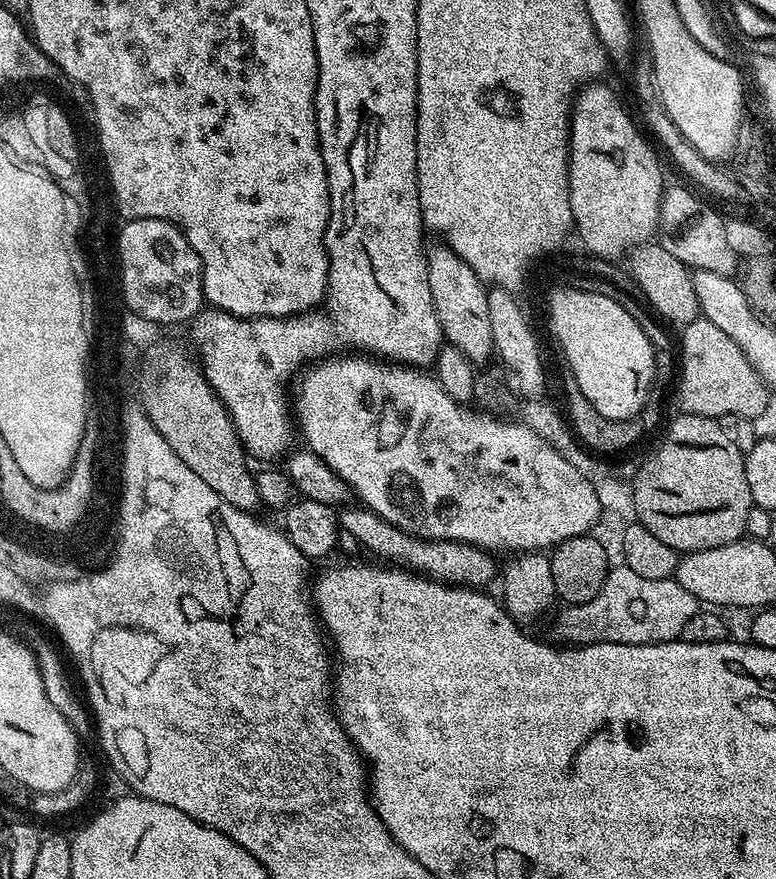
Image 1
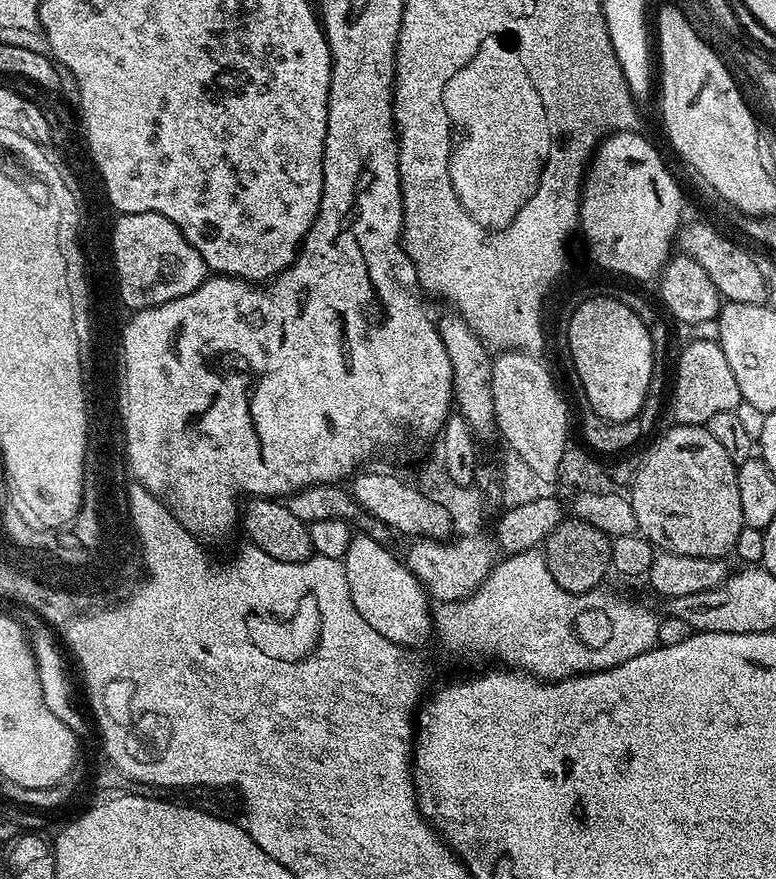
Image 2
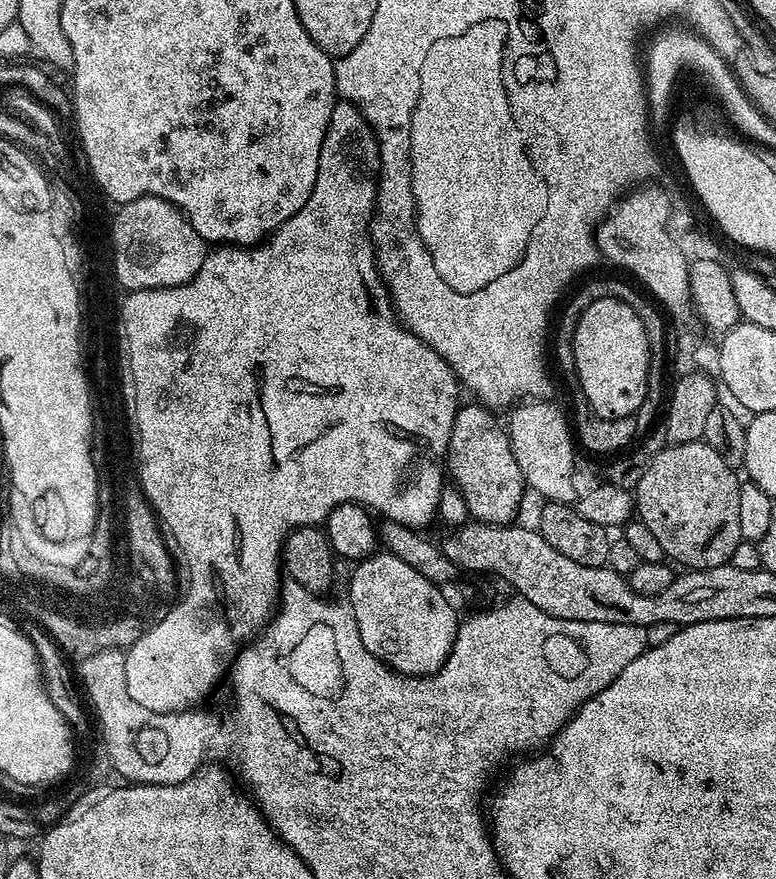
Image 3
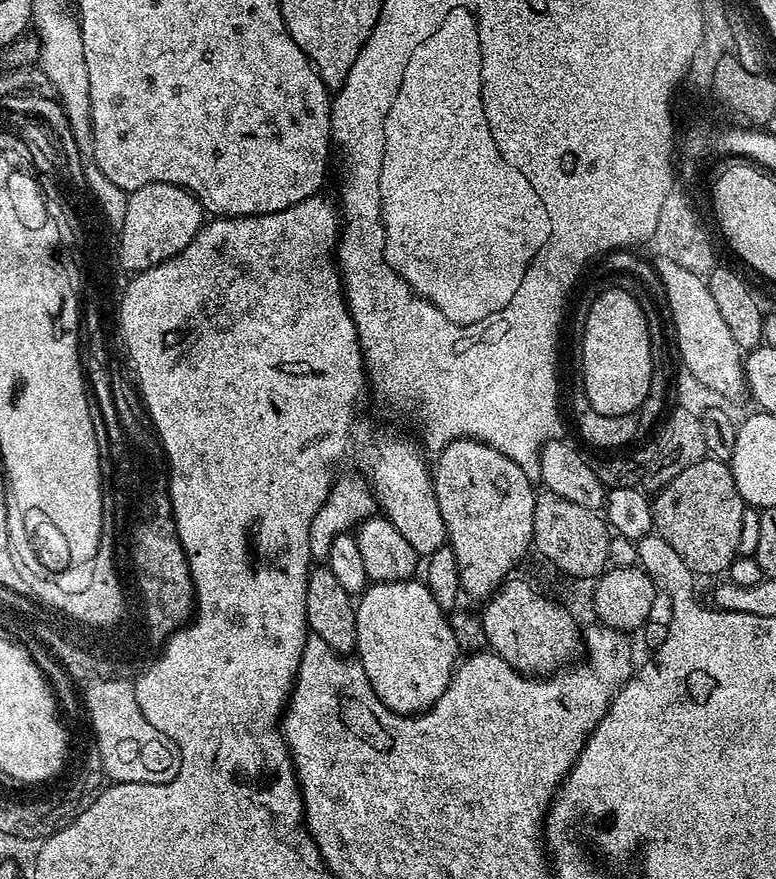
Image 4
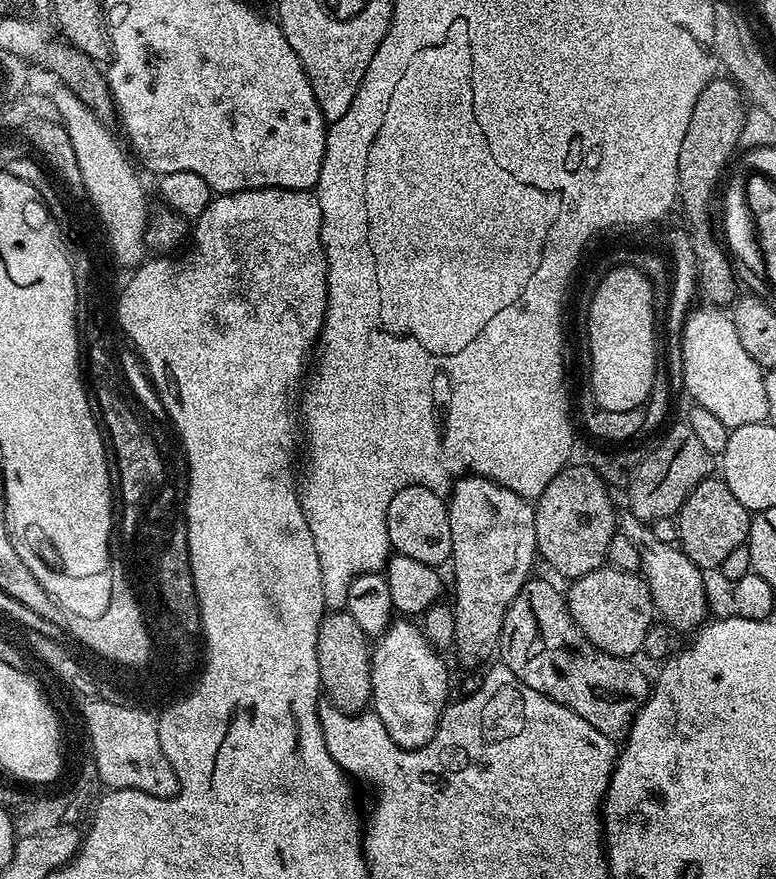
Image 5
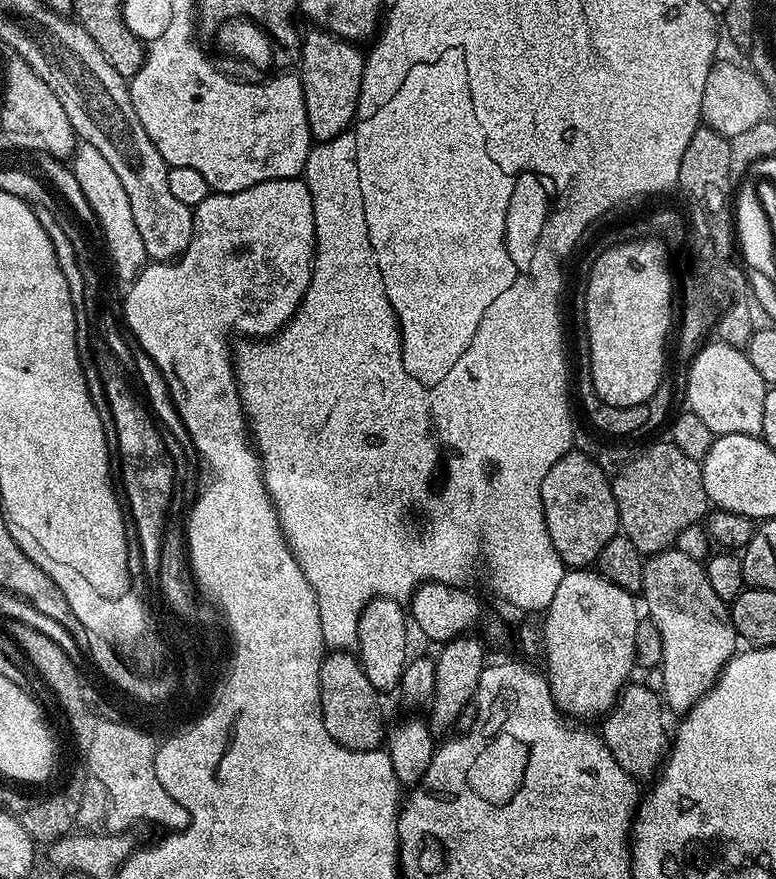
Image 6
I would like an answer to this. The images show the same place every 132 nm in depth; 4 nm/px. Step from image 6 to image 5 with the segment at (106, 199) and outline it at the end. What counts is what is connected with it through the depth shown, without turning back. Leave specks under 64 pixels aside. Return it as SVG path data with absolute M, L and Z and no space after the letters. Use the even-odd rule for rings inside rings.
M71 90L60 91L64 92L55 93L52 100L60 115L59 122L64 125L64 132L70 134L70 146L74 146L78 170L82 170L84 196L92 203L92 208L96 211L101 226L104 227L103 235L112 240L111 244L115 244L116 255L121 263L120 268L135 270L146 259L144 230L148 226L150 215L148 200L144 197L144 184L136 177L137 165L130 159L125 145L123 143L120 145L112 137L108 130L109 125L92 113L92 109L81 96Z

